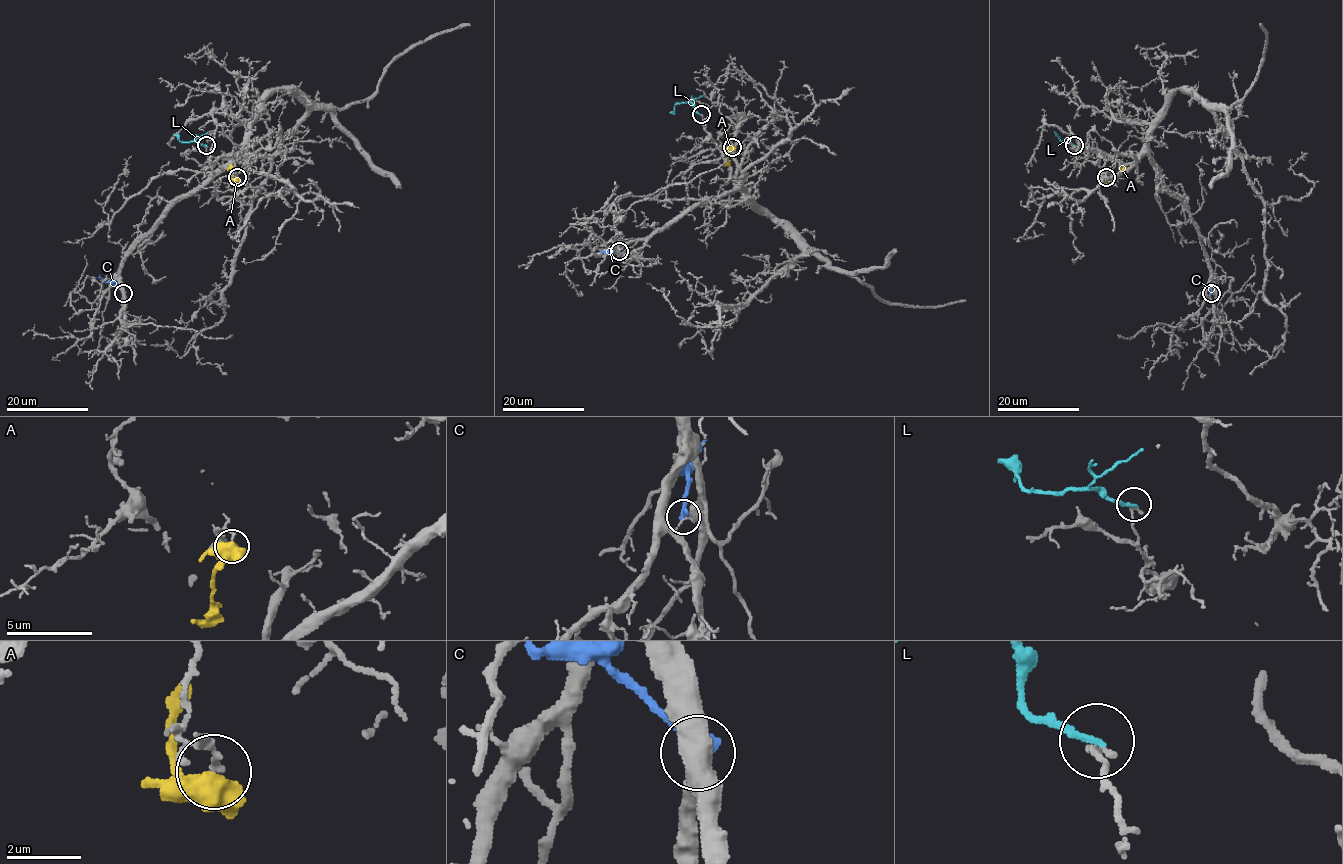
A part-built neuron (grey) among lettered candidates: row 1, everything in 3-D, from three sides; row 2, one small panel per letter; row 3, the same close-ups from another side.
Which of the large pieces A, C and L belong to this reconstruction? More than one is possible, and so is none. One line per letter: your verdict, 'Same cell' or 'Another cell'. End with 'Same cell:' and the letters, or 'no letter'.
A: Another cell
C: Another cell
L: Another cell
Same cell: no letter

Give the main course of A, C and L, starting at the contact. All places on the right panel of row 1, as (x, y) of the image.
A: (1106, 177), (1113, 176), (1125, 164)
C: (1210, 293), (1211, 279), (1217, 274)
L: (1074, 145), (1061, 142), (1073, 135)

